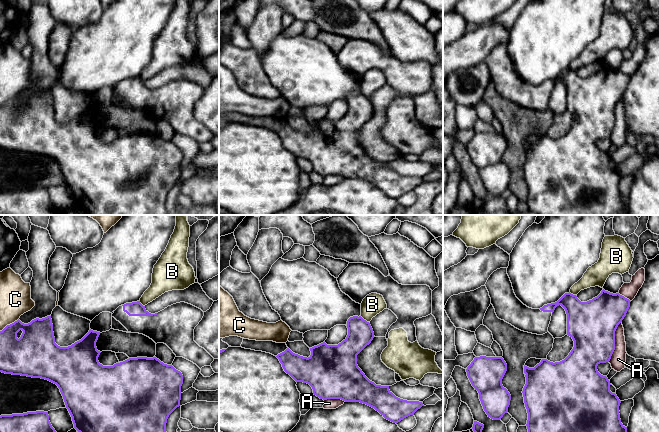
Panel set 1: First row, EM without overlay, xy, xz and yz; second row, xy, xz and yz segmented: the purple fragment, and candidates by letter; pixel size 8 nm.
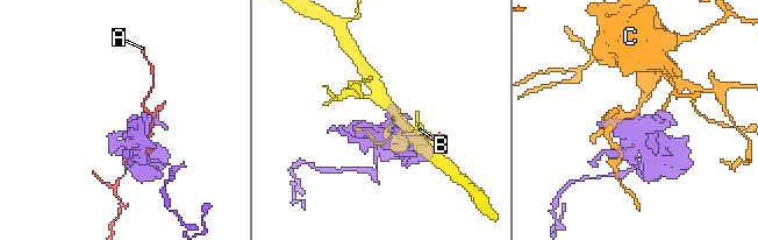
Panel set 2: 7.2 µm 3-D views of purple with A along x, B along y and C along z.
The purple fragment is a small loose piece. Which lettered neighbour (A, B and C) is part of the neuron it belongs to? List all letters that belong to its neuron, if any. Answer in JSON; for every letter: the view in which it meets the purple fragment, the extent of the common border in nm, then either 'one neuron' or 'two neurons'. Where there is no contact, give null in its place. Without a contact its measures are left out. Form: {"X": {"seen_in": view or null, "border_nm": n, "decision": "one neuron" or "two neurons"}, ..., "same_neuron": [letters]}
{"A": {"seen_in": "yz", "border_nm": 340, "decision": "two neurons"}, "B": {"seen_in": "xz", "border_nm": 90, "decision": "one neuron"}, "C": {"seen_in": "xy", "border_nm": 190, "decision": "two neurons"}, "same_neuron": ["B"]}

